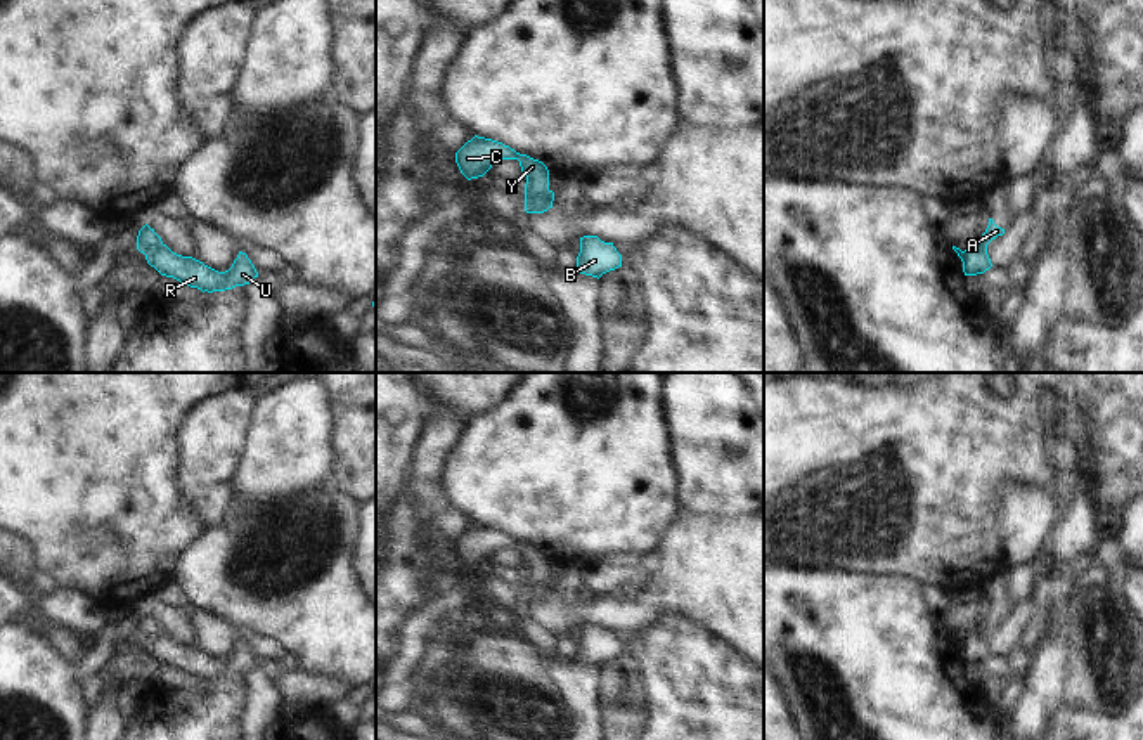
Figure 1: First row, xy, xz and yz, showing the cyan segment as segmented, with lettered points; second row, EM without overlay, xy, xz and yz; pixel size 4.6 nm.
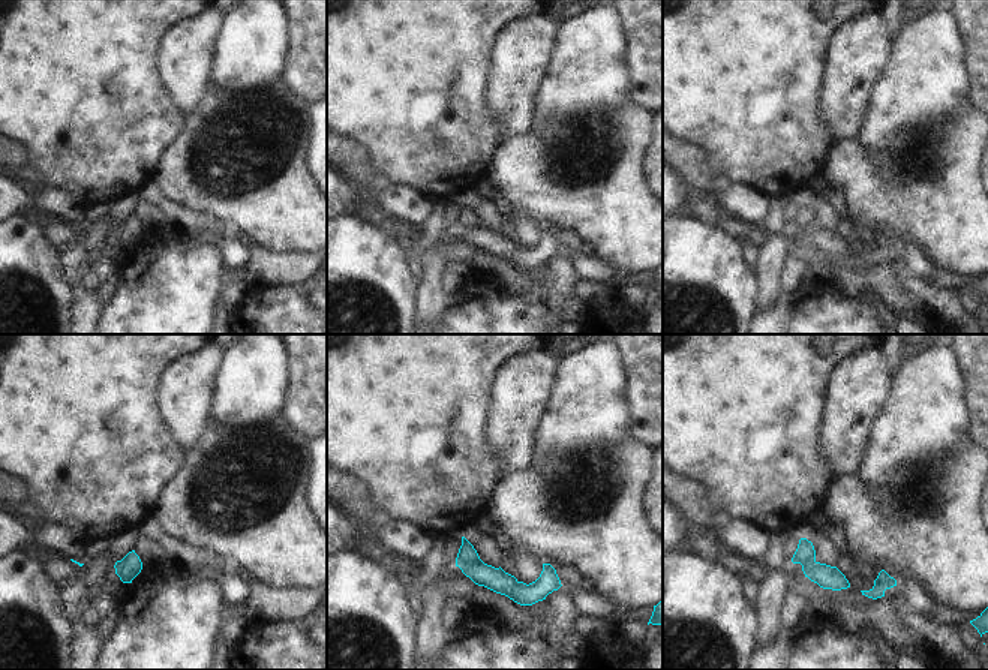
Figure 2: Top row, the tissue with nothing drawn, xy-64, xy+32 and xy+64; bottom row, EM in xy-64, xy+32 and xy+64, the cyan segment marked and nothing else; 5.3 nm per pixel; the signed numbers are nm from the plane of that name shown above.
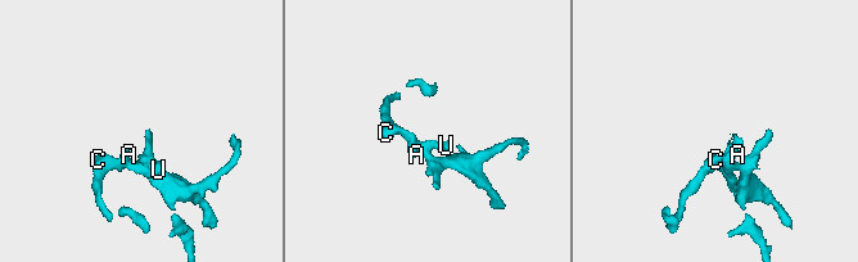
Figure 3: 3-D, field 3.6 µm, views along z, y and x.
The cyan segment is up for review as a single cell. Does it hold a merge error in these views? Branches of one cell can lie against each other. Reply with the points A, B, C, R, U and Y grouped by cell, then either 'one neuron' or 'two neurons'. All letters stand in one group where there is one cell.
A C Y / B R U | two neurons

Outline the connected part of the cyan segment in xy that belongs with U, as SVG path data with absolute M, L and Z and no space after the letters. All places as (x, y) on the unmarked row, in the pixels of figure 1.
M166 633L158 634L145 648L161 664L173 665L182 672L197 676L203 681L225 679L236 674L249 672L258 660L246 641L239 639L232 655L218 660L192 645L173 641Z

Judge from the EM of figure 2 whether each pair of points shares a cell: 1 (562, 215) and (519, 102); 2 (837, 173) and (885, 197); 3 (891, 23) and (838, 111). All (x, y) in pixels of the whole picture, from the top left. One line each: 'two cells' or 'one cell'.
1: two cells
2: one cell
3: two cells

